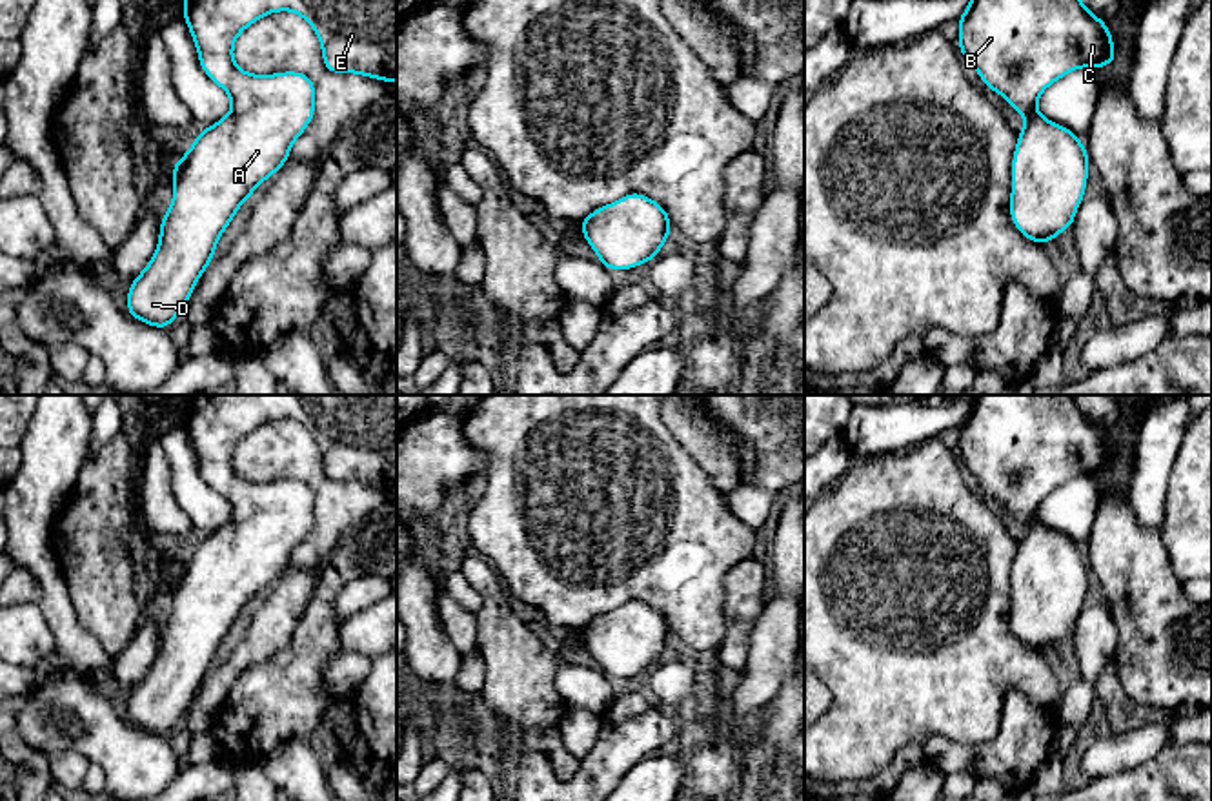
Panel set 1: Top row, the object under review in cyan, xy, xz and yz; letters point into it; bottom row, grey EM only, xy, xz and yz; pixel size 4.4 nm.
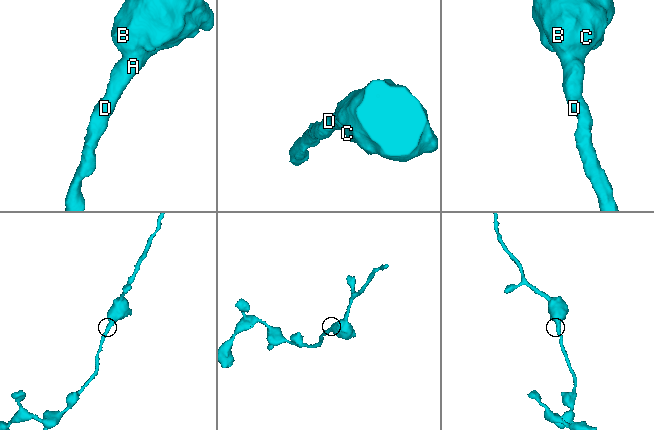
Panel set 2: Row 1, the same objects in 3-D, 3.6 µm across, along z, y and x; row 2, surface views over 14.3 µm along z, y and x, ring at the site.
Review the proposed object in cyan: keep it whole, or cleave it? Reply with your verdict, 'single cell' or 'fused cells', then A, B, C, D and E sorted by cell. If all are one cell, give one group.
single cell; A B C D E

